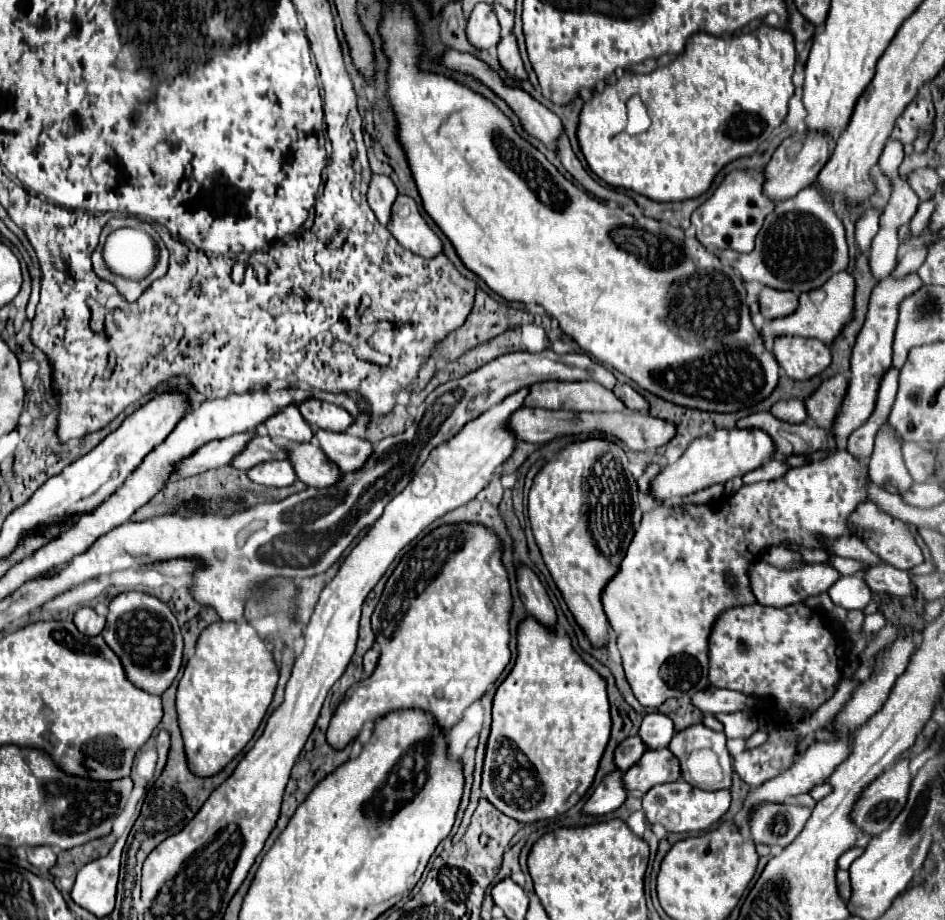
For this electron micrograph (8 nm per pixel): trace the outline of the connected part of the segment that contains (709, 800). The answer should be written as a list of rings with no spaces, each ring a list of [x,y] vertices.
[[[686,781],[662,783],[642,795],[642,809],[646,813],[648,823],[650,825],[660,823],[666,831],[674,831],[674,833],[708,829],[712,823],[716,823],[728,811],[728,807],[730,807],[730,793],[726,789],[704,791]]]

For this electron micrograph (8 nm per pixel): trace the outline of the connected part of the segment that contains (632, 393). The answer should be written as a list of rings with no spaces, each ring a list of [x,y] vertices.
[[[616,385],[616,389],[614,389],[614,395],[630,409],[630,411],[642,411],[642,409],[648,409],[650,405],[648,405],[648,401],[636,391],[636,389],[632,389],[630,385]]]

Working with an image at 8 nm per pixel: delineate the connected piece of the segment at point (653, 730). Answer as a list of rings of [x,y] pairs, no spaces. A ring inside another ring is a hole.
[[[648,713],[644,715],[644,721],[640,725],[640,737],[648,745],[648,749],[666,747],[674,735],[672,719],[662,713]]]

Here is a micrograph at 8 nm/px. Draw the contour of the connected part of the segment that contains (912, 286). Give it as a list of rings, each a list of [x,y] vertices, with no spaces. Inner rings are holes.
[[[908,275],[906,279],[886,277],[872,291],[868,319],[866,319],[864,329],[860,331],[858,341],[852,351],[850,389],[848,389],[848,395],[842,403],[842,409],[840,409],[836,425],[834,425],[834,433],[836,433],[836,437],[840,437],[840,441],[846,441],[850,437],[850,433],[856,427],[864,425],[868,421],[868,417],[872,415],[872,411],[876,407],[876,399],[878,399],[880,379],[892,365],[892,341],[894,341],[894,331],[896,331],[896,321],[898,321],[898,305],[904,297],[912,295],[912,291],[920,289],[920,285],[922,285],[922,281],[918,275]]]

